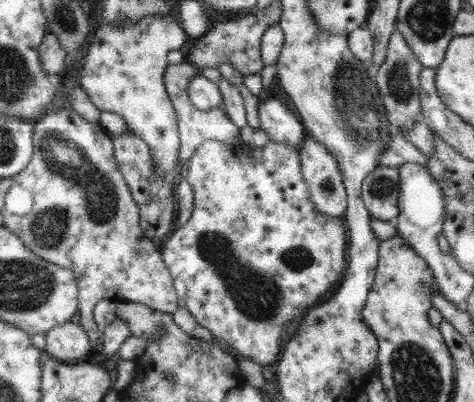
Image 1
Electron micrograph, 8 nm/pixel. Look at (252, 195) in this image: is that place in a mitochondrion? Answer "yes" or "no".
no

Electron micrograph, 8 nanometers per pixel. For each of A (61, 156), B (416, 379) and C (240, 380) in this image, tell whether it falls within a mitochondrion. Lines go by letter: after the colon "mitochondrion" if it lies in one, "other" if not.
A: mitochondrion
B: mitochondrion
C: other

